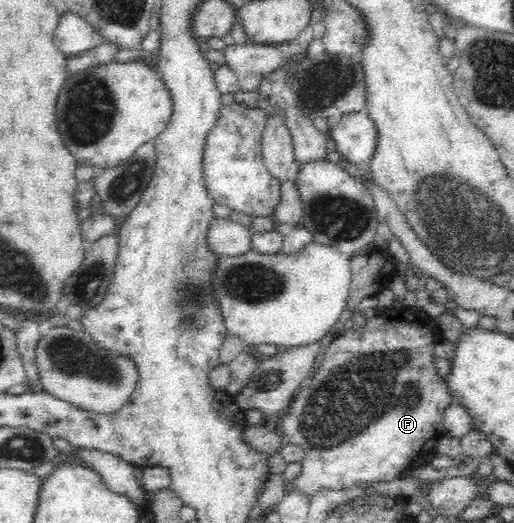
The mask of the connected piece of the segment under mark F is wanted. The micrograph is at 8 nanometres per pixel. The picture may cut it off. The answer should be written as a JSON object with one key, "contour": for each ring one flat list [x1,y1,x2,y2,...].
{"contour":[[391,307,384,310,378,316,369,313,365,327,363,329,347,329,343,331,343,335,335,335,331,339,331,343,326,348,321,349,323,357,318,359,318,369,313,373,311,383,307,387,301,388,294,397,294,400,289,404,288,412,279,421,280,431,288,437,290,443,297,444,305,449,305,459,301,461,301,472,295,479,292,480,292,485,299,490,309,492,311,497,319,491,319,489,342,490,345,492,354,491,358,485,363,487,365,483,374,483,377,481,391,481,403,476,409,469,420,467,424,462,427,462,431,453,433,453,433,445,436,439,443,437,445,424,445,409,449,405,455,403,455,397,449,392,449,384,447,380,441,377,435,366,435,357,433,357,433,336,429,333,431,327,425,325,427,316,420,312,416,307]]}

